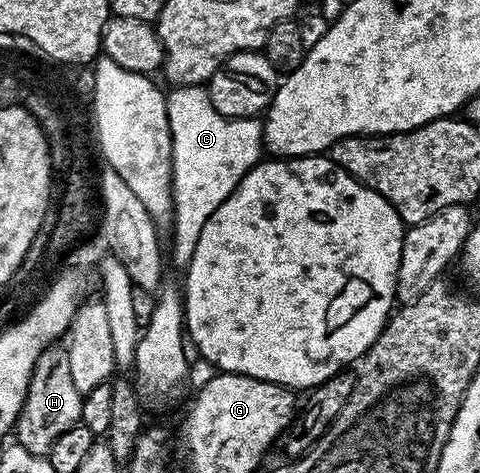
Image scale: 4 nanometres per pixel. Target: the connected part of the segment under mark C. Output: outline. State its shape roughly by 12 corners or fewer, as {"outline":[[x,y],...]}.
{"outline":[[207,88],[166,97],[172,253],[261,160],[264,126],[218,115]]}

